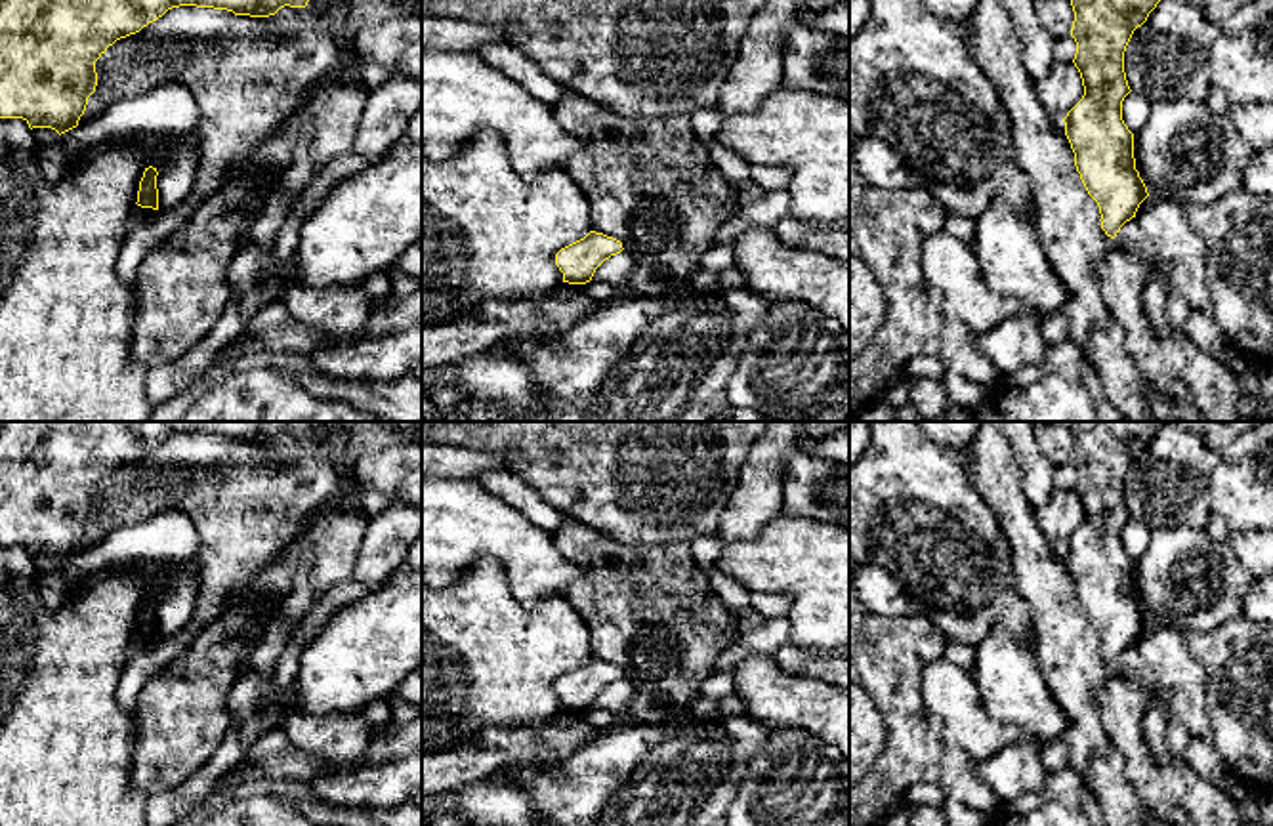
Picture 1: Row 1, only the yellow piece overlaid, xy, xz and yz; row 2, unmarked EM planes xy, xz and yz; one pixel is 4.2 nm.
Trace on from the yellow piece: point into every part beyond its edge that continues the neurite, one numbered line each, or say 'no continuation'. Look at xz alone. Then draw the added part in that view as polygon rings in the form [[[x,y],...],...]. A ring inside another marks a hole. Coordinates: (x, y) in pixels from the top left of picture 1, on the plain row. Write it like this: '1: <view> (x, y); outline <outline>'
no continuation

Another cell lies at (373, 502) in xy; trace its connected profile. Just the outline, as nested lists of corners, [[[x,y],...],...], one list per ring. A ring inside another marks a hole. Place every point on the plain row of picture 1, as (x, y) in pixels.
[[[359,485],[359,486],[363,494],[361,509],[370,517],[382,513],[389,506],[389,496],[386,496],[378,488],[368,485]]]

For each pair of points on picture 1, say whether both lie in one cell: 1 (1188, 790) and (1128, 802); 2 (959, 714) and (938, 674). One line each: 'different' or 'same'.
1: different
2: same

